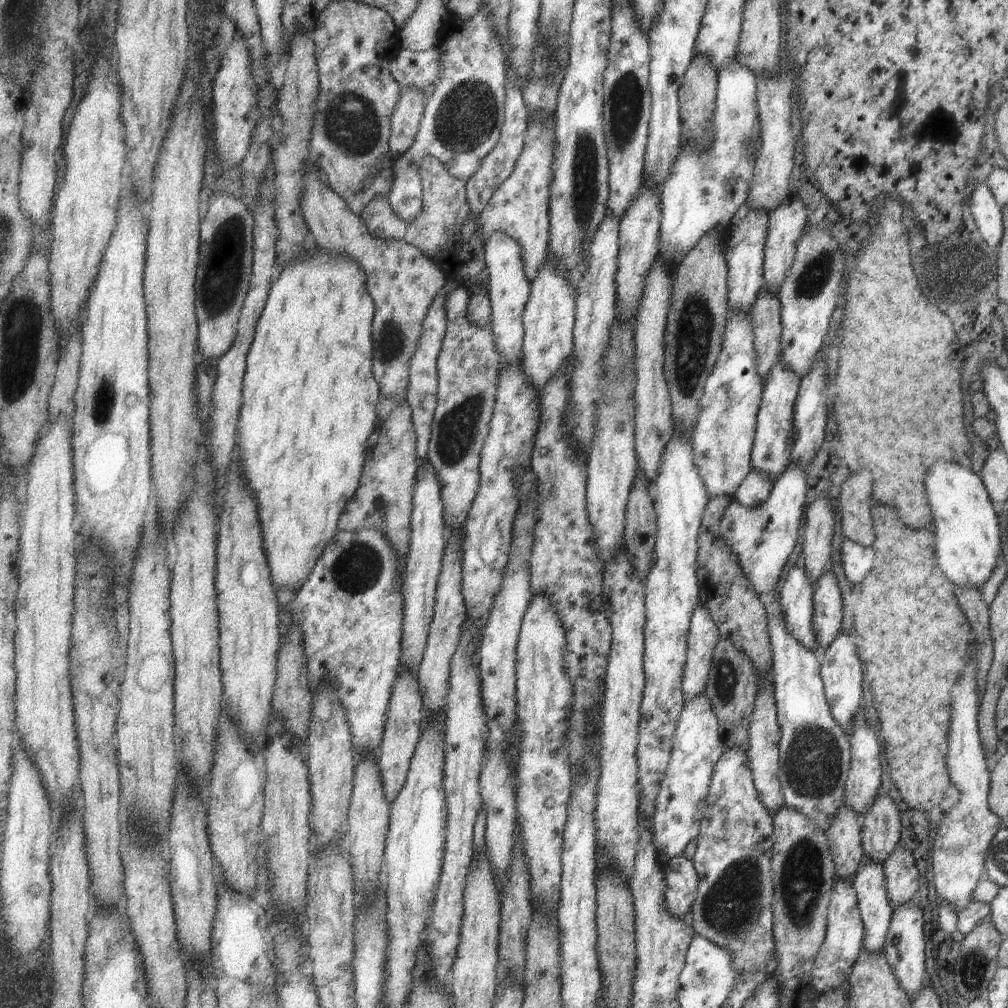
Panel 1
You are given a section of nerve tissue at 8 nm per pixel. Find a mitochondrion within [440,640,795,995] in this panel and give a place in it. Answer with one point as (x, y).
(732, 907)

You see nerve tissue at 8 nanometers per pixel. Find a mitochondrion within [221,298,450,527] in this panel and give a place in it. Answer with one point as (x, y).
(392, 334)

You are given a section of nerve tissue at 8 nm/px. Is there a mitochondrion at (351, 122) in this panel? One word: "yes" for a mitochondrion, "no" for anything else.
yes

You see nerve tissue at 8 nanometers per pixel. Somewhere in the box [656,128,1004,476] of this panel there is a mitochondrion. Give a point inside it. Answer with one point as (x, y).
(964, 269)

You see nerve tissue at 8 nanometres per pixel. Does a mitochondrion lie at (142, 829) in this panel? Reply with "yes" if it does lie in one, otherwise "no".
no

